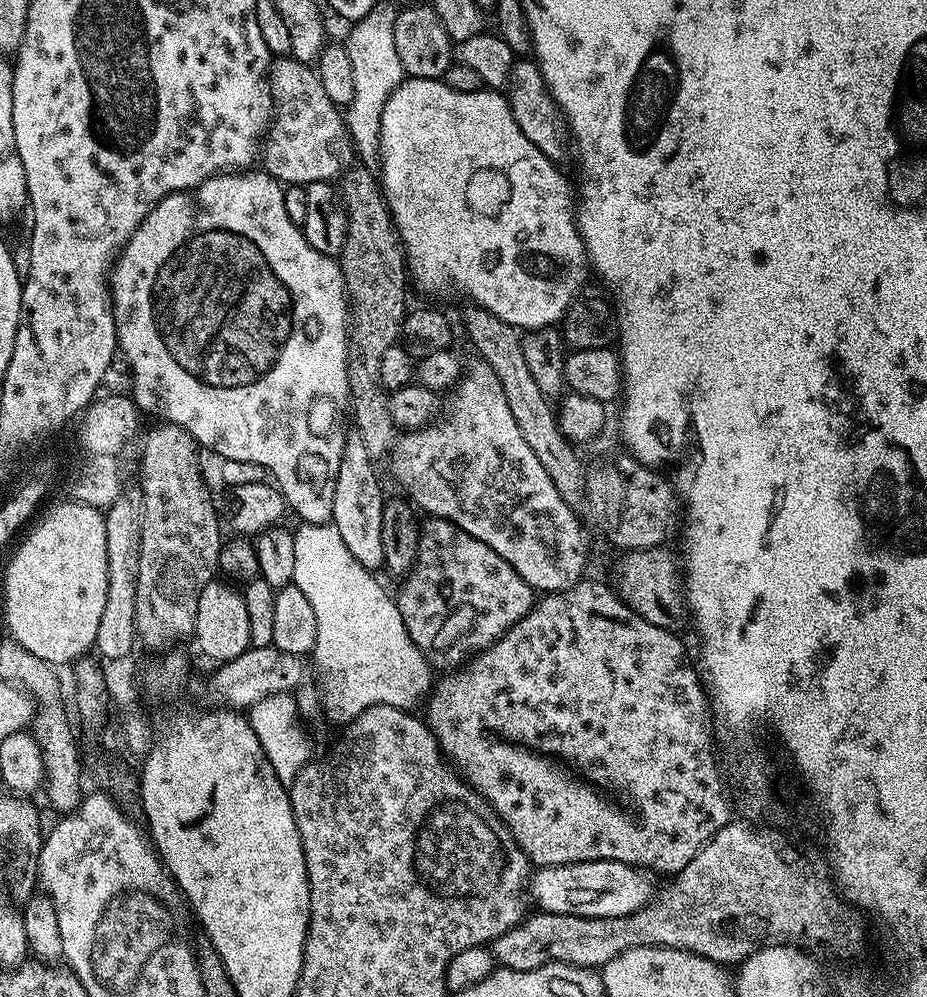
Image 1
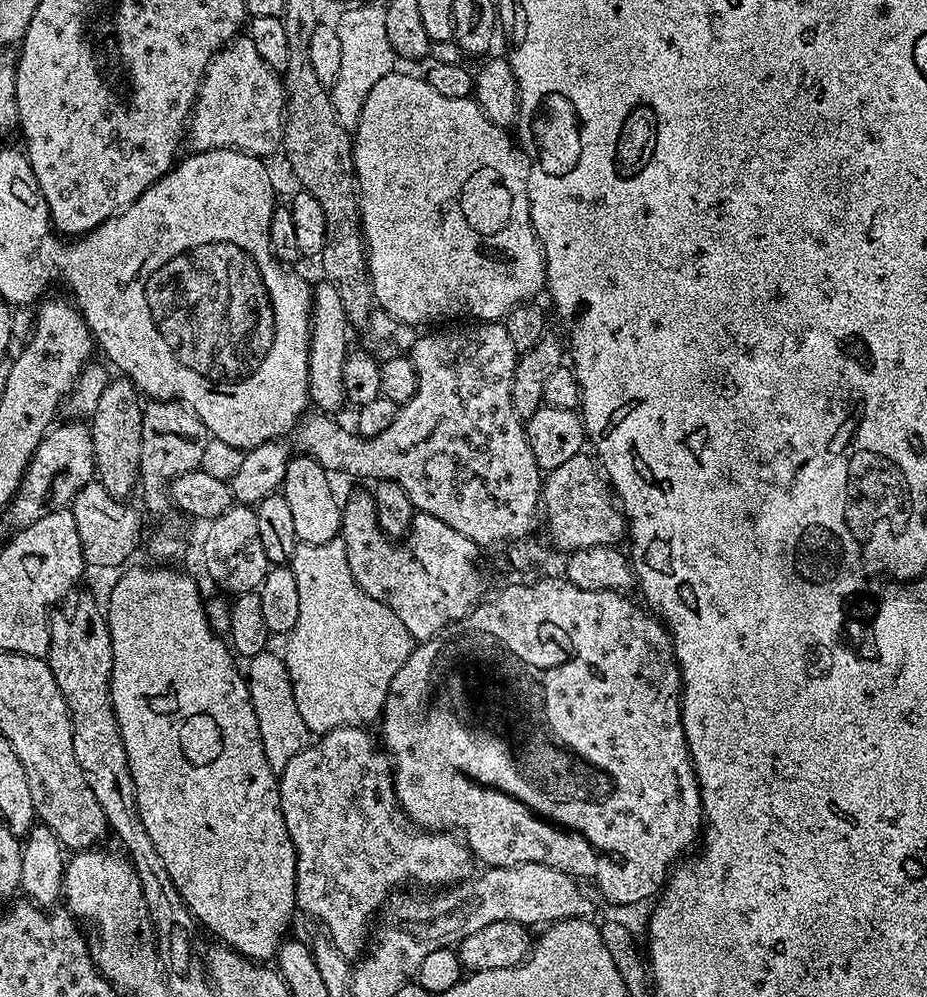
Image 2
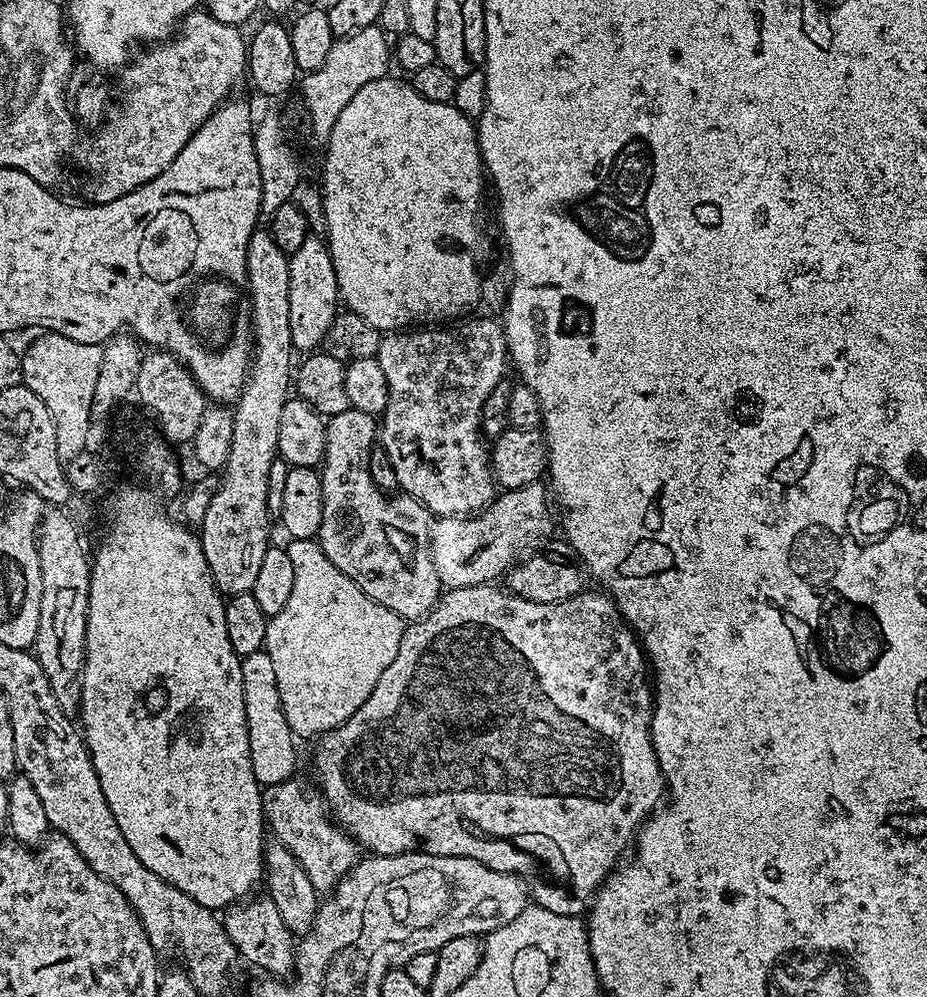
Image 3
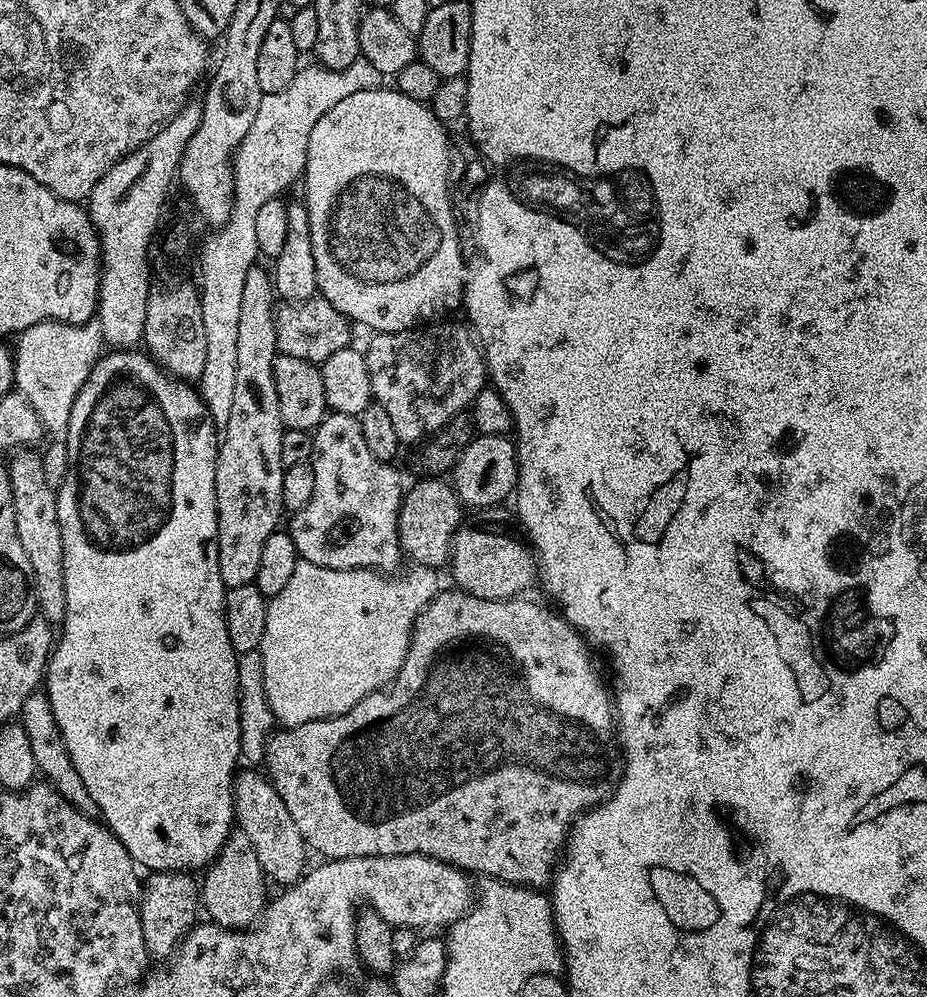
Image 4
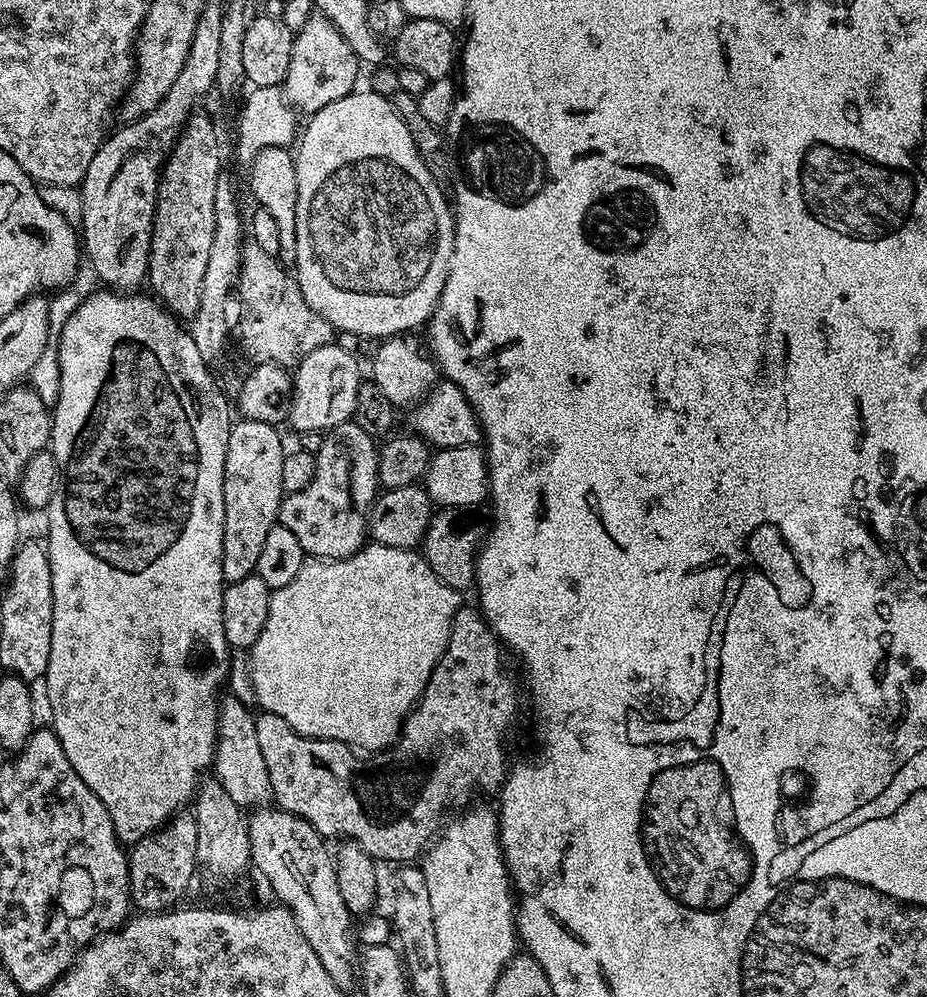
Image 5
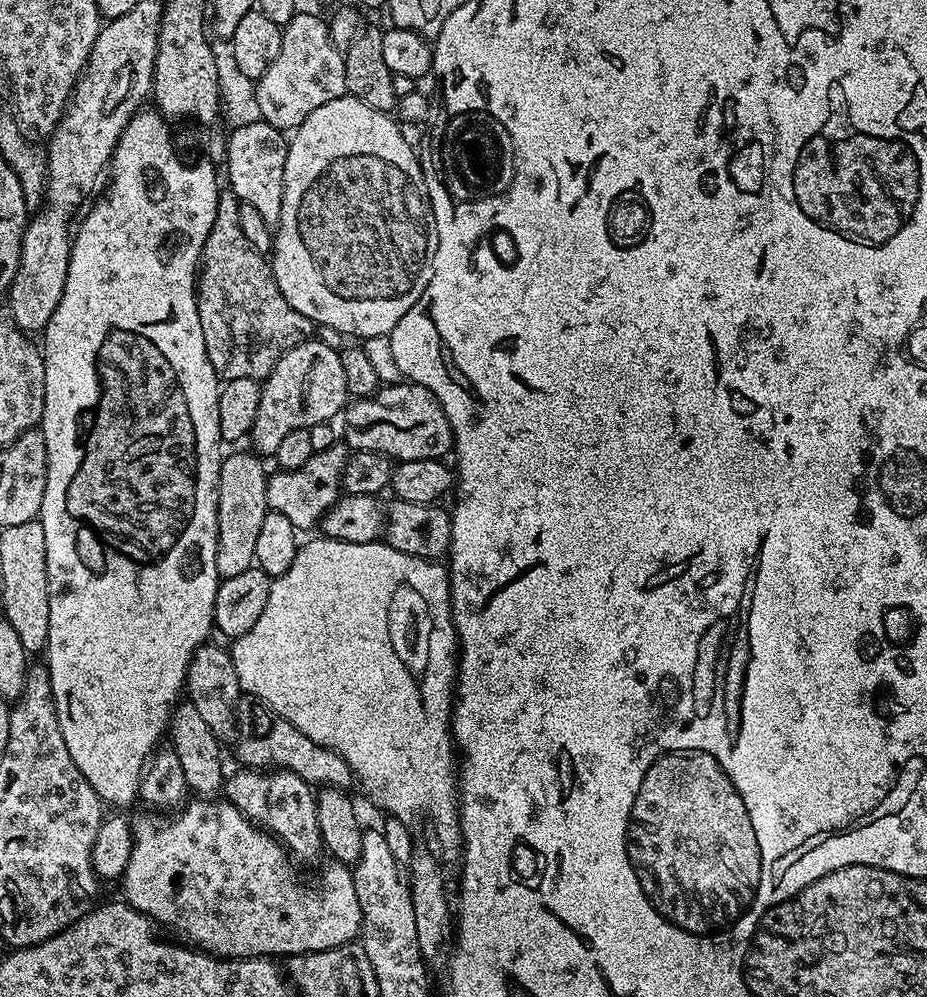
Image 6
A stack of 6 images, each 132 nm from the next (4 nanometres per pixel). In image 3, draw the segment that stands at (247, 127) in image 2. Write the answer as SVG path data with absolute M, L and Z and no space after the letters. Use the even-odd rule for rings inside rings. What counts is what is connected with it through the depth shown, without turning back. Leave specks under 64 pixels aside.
M197 10L191 12L189 16L185 16L180 21L175 32L171 37L163 42L158 42L144 52L140 57L133 59L119 73L120 76L120 109L116 112L112 124L108 124L93 140L88 140L76 152L76 160L82 167L88 171L88 185L85 186L84 192L89 201L94 204L105 204L106 202L114 202L118 198L122 198L127 192L133 192L138 186L142 186L146 182L150 182L154 178L158 178L158 174L162 174L162 170L166 170L166 166L170 166L170 162L174 162L174 158L178 158L178 154L182 154L182 150L186 146L186 142L190 142L190 138L202 126L202 122L206 122L206 118L210 118L210 114L214 114L214 110L219 108L225 100L233 95L232 87L241 79L245 79L248 71L248 40L243 36L241 29L235 24L227 24L226 22L218 22L218 18L214 18L207 10Z

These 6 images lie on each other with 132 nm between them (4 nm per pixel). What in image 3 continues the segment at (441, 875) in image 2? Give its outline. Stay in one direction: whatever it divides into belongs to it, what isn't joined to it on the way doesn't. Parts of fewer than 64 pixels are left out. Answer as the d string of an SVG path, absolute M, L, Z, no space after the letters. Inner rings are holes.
M291 778L263 789L264 819L271 833L273 830L276 834L275 839L298 858L302 870L306 870L317 893L328 894L356 864L358 845L355 839L332 819L328 802L323 795L311 783L303 784L298 779Z

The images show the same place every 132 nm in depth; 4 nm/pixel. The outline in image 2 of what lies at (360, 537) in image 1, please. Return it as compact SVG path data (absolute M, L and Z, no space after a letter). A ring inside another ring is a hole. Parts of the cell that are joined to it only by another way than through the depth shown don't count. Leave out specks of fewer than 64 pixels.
M327 282L315 285L312 288L312 314L308 317L308 398L325 414L336 414L346 404L342 366L350 351L348 331L348 315L334 286Z

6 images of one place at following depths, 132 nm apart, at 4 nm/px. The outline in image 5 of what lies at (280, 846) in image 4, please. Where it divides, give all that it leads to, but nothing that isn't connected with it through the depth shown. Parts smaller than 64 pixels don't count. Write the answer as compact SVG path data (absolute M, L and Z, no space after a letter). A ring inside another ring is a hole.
M228 694L221 699L220 709L216 717L218 726L216 727L216 755L214 757L214 775L222 782L226 789L226 794L234 798L234 802L241 810L255 810L269 803L272 796L270 786L270 774L266 770L266 758L262 758L262 750L258 743L258 726L256 716L249 708L249 705L239 701L234 695Z

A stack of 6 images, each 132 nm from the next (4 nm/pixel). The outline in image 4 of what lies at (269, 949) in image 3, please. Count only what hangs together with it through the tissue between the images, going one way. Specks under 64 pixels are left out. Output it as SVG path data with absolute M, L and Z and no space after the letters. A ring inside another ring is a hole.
M233 830L228 835L222 850L208 865L203 876L204 884L202 880L199 885L200 902L203 911L208 911L207 919L211 923L221 924L223 928L250 928L260 919L270 899L269 885L258 862L258 854L254 854L254 846L244 832Z

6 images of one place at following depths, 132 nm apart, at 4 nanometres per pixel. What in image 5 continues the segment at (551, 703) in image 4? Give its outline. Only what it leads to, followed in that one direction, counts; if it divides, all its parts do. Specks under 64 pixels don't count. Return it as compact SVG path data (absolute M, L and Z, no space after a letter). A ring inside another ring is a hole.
M464 606L457 612L450 642L430 674L423 696L404 720L396 743L371 753L370 759L340 740L319 740L298 734L278 714L261 711L256 716L258 743L262 758L266 758L272 796L279 807L298 818L306 818L320 836L340 836L358 842L377 861L412 862L439 833L447 808L459 809L473 799L471 796L476 791L495 793L503 785L510 767L508 735L520 712L520 692L504 665L506 652L500 639L483 615L472 608Z

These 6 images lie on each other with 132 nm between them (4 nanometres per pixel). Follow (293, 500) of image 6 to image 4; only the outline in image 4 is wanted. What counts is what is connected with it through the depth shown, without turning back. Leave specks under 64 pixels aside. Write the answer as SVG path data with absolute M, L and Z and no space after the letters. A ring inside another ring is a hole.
M329 411L325 415L322 423L314 429L312 437L312 454L314 459L311 461L311 468L314 470L314 494L310 494L310 502L306 502L306 506L302 506L302 510L291 513L290 519L287 521L286 531L294 538L294 546L298 550L301 560L306 562L314 562L314 566L326 566L330 570L354 570L355 568L371 568L373 572L381 574L392 574L396 567L402 561L402 553L400 550L400 504L404 500L406 484L400 481L400 472L391 463L374 458L374 454L370 454L370 449L366 446L366 438L362 438L362 426L359 419L350 414L342 414L341 412Z

